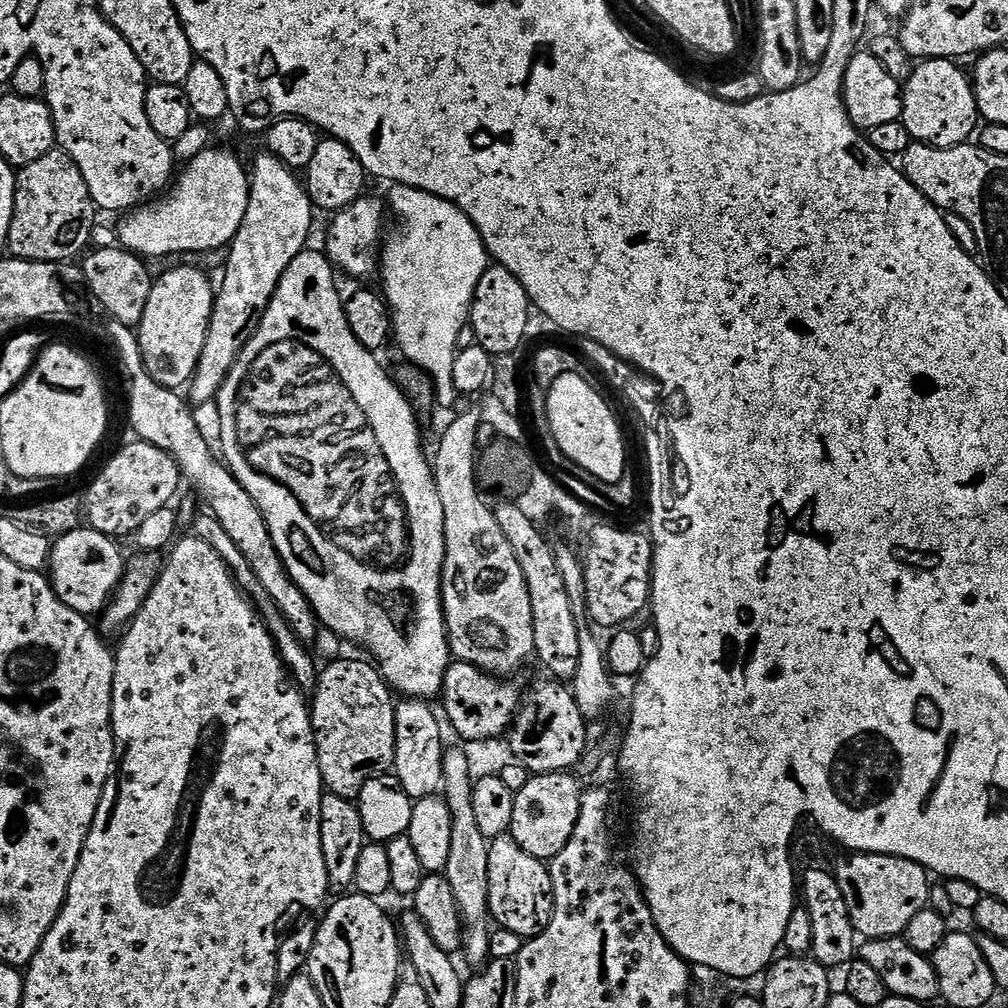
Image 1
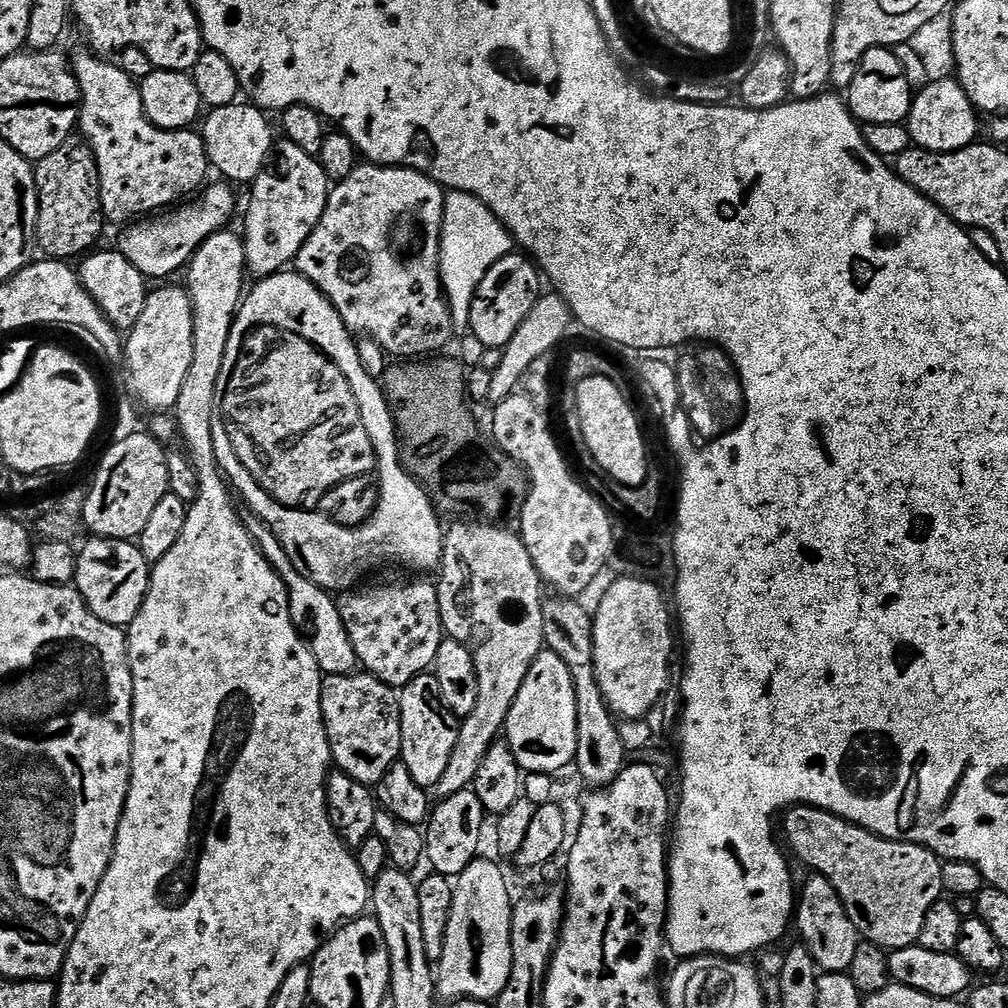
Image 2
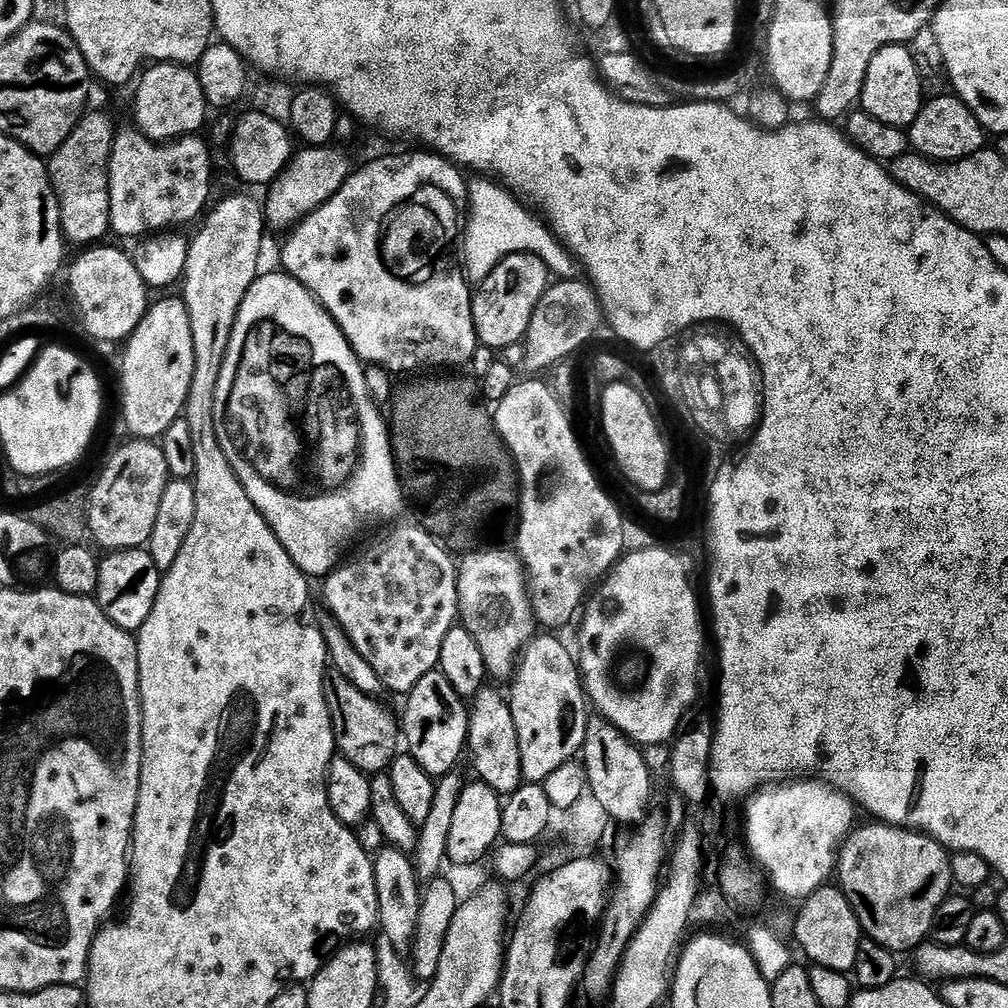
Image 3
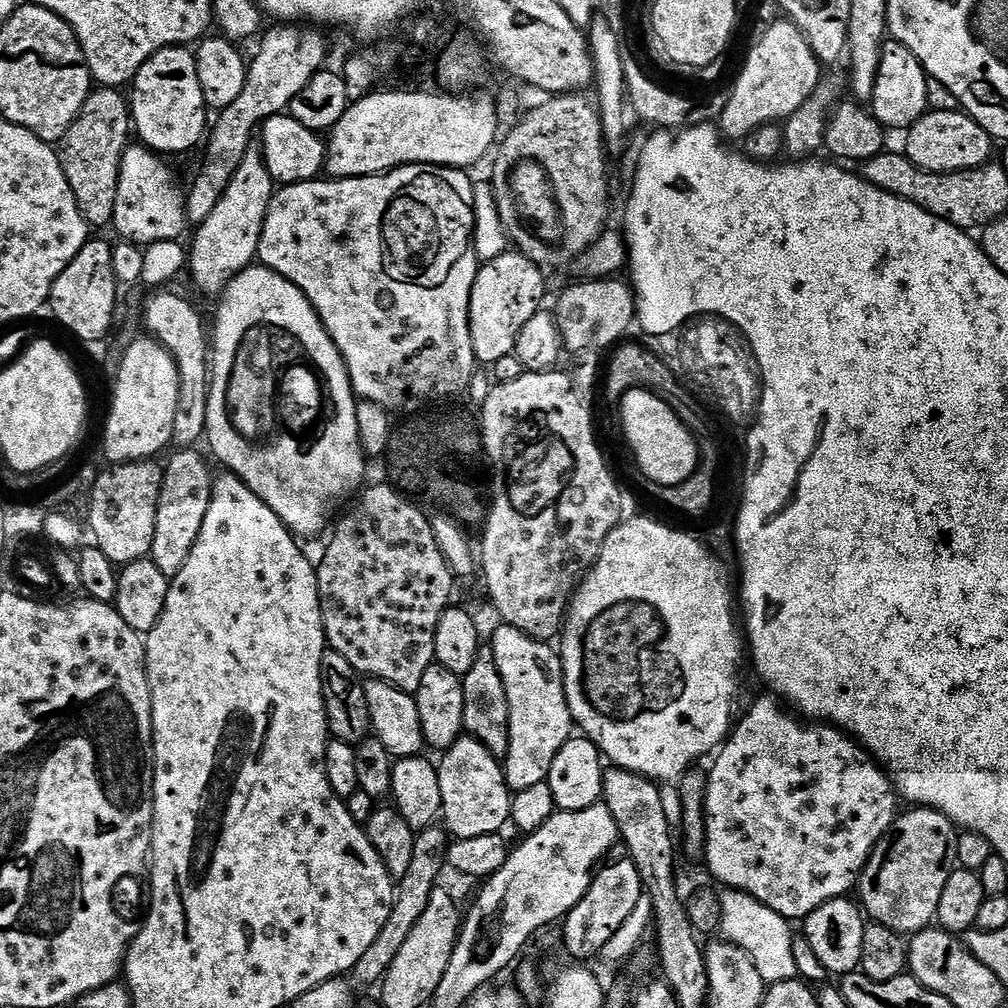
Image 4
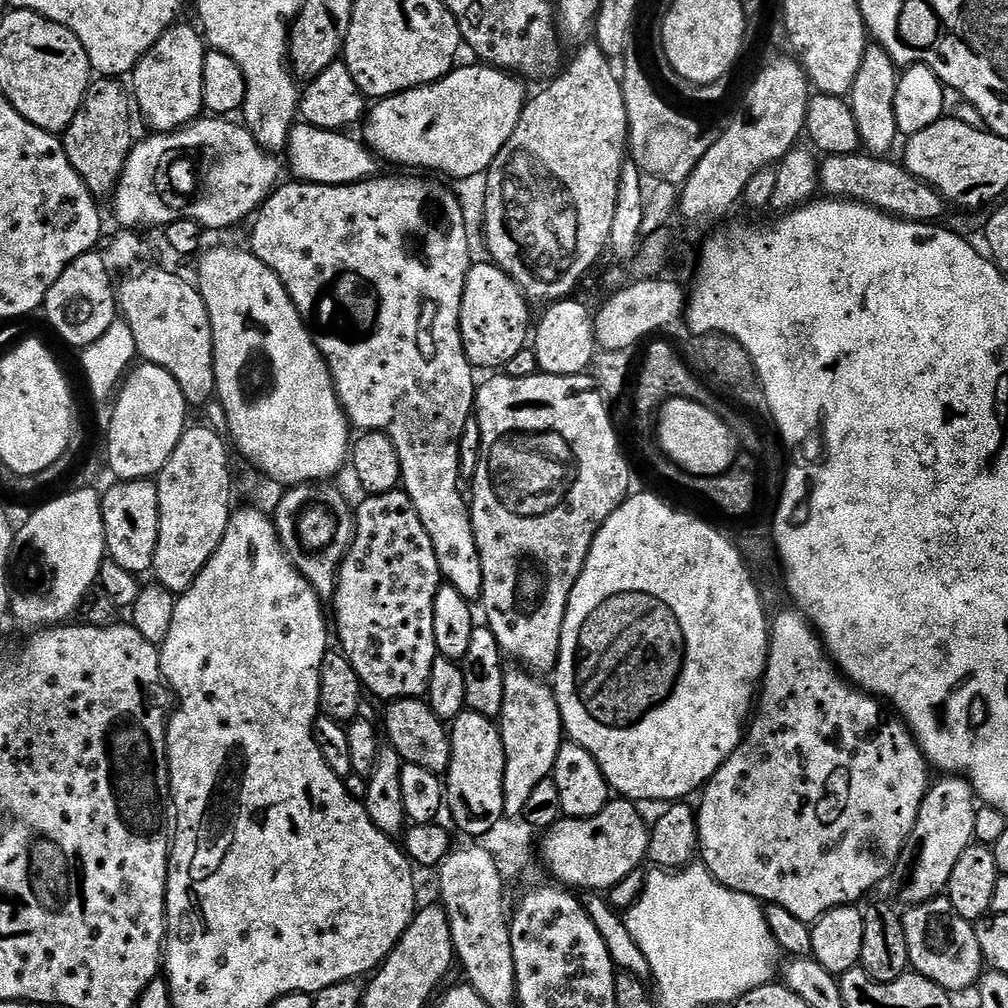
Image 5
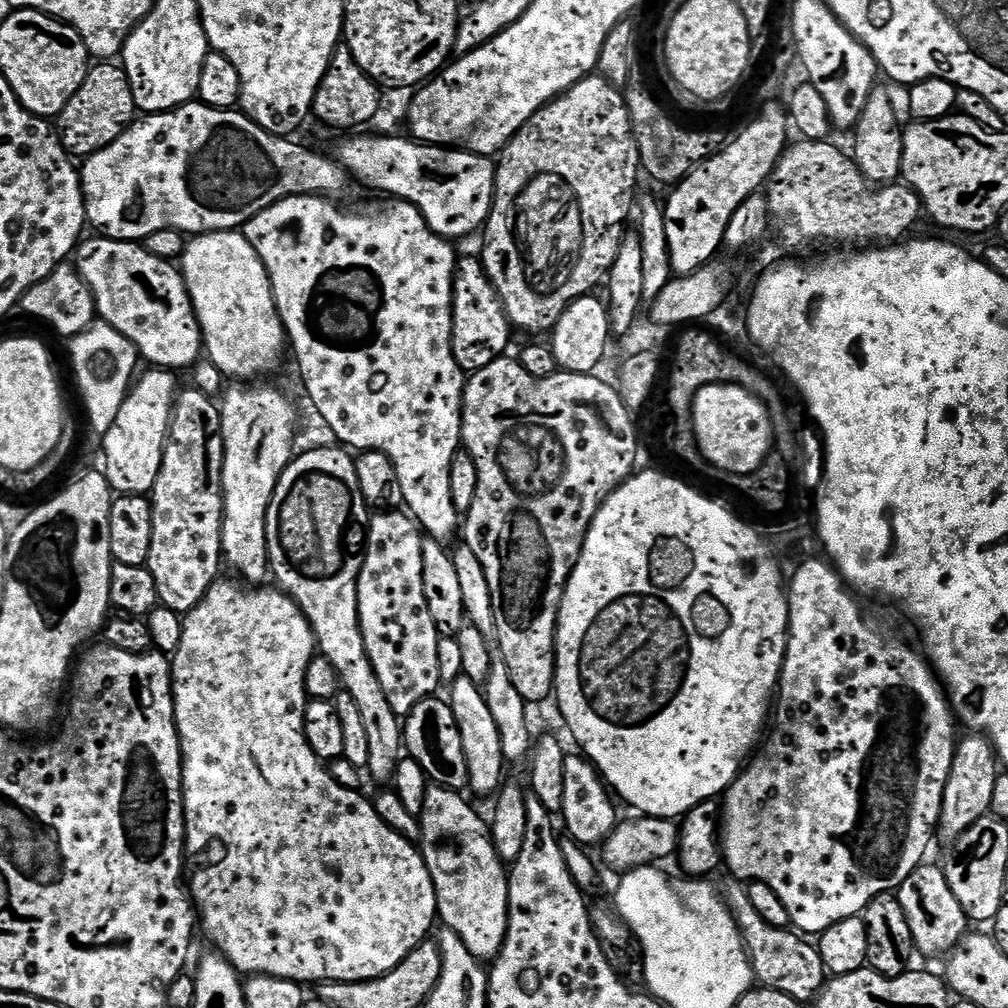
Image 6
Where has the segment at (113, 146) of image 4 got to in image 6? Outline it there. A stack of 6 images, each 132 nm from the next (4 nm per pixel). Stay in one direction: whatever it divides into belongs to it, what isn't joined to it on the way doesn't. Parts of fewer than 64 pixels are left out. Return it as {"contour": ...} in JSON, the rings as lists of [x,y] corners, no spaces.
{"contour":[[[100,62],[89,67],[88,77],[82,82],[81,88],[60,111],[58,135],[64,143],[64,149],[73,158],[87,158],[110,146],[137,119],[138,109],[128,75],[123,67],[116,65],[115,68],[114,65],[112,62]]]}

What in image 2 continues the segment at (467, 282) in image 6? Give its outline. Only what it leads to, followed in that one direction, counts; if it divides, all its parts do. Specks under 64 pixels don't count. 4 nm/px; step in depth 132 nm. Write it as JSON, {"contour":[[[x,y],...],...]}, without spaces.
{"contour":[[[513,254],[494,262],[494,266],[488,271],[486,278],[482,278],[474,294],[468,319],[470,332],[477,335],[486,348],[504,349],[510,338],[514,338],[514,330],[518,330],[518,326],[526,322],[526,314],[534,310],[537,300],[540,299],[542,295],[540,280],[542,284],[540,269],[527,255]]]}

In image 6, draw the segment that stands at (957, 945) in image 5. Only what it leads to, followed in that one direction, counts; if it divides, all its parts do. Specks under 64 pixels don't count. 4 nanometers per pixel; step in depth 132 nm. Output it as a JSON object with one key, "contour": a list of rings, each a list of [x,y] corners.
{"contour":[[[931,862],[921,864],[895,889],[894,895],[902,906],[902,914],[906,914],[912,942],[919,955],[921,952],[924,956],[947,957],[969,931],[968,915],[962,910],[958,898],[954,898],[954,890],[950,890],[946,882],[943,867],[936,865],[935,868]]]}

